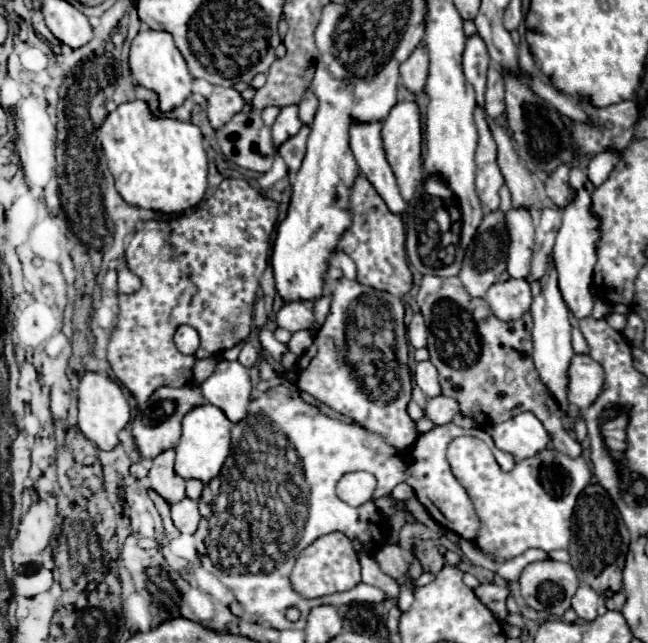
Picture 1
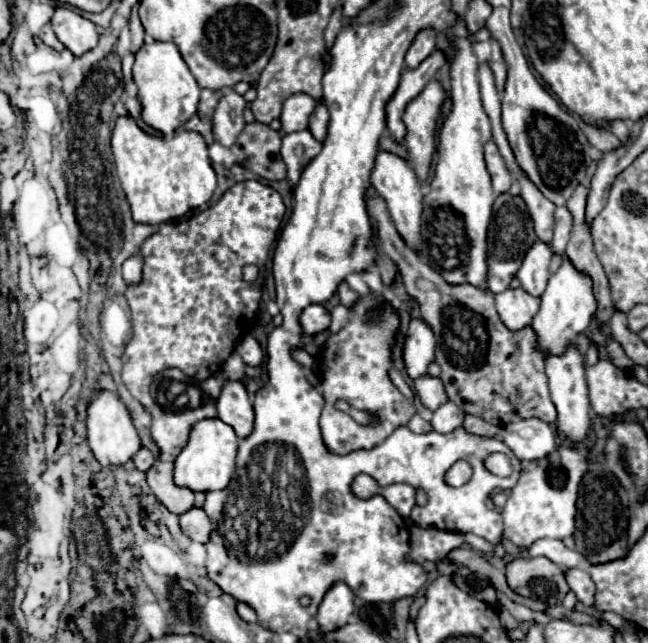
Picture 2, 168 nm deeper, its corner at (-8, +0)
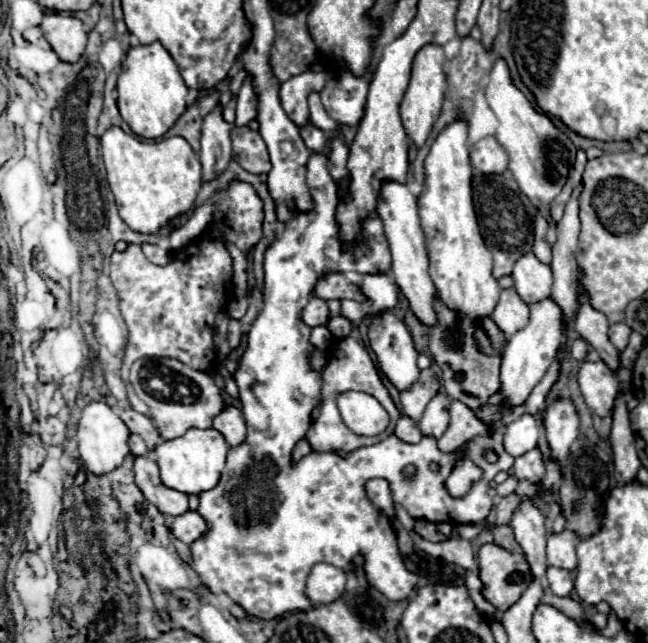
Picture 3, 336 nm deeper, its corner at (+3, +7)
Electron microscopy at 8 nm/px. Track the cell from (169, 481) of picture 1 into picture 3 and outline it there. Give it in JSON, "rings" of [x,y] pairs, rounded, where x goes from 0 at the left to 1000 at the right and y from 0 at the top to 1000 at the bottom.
{"rings":[[[224,709],[208,712],[208,753],[221,765],[221,771],[252,799],[279,802],[292,793],[289,768],[258,759],[245,743],[242,722],[227,715]]]}

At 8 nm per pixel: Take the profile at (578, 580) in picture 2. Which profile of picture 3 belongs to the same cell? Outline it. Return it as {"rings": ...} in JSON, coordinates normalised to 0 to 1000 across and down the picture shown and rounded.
{"rings":[[[869,824],[863,830],[850,827],[844,837],[844,877],[884,886],[890,880],[890,862],[887,862],[890,843],[894,834],[881,824]]]}

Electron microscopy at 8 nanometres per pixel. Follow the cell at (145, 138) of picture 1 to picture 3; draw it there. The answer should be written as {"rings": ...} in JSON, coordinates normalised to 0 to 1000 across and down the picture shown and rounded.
{"rings":[[[174,196],[156,212],[156,240],[184,336],[202,358],[242,364],[261,342],[298,327],[310,292],[310,255],[285,215],[215,218]]]}

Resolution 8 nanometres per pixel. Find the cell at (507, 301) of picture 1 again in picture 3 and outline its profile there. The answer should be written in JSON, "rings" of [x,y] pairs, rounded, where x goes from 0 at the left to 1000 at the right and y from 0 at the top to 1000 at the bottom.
{"rings":[[[795,448],[773,454],[770,473],[761,485],[761,501],[776,513],[779,523],[792,523],[816,501],[816,476],[798,460]]]}

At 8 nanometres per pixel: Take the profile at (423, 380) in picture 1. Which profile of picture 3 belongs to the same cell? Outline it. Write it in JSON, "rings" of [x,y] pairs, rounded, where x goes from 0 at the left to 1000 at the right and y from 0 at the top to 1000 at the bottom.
{"rings":[[[665,572],[650,575],[650,585],[637,597],[637,603],[619,610],[619,644],[631,647],[637,656],[647,656],[656,631],[674,610],[677,610],[677,591],[671,579]]]}

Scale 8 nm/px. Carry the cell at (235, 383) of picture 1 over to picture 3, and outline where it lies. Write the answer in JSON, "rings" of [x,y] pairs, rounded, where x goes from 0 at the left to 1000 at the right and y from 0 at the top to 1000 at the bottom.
{"rings":[[[350,631],[350,635],[329,653],[329,666],[344,675],[347,687],[350,687],[356,697],[375,691],[378,672],[381,672],[378,653],[375,653],[372,641],[369,641],[363,631]]]}

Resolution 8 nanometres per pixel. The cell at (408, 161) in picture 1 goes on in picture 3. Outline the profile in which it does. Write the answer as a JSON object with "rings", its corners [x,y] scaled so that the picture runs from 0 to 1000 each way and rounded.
{"rings":[[[656,68],[656,75],[650,75],[644,81],[644,87],[637,90],[634,128],[631,128],[631,137],[628,137],[622,159],[619,159],[619,187],[628,202],[628,212],[644,227],[656,224],[656,218],[671,193],[671,184],[681,174],[681,162],[684,162],[684,149],[687,149],[687,112],[684,112],[687,93],[690,93],[687,81],[674,68]]]}

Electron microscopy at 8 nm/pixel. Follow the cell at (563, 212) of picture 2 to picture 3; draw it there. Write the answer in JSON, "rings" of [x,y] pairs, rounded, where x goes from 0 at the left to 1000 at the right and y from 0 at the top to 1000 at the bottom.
{"rings":[[[878,283],[878,286],[866,295],[866,302],[853,311],[853,317],[850,317],[850,339],[853,339],[853,345],[856,345],[856,348],[866,342],[869,327],[872,327],[872,317],[875,317],[875,314],[878,314],[878,308],[881,308],[881,299],[884,299],[884,286]]]}

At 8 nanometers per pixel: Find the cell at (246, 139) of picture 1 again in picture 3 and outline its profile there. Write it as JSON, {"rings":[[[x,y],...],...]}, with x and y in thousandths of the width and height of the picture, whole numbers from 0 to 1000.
{"rings":[[[381,196],[356,202],[360,218],[360,246],[387,271],[412,271],[418,261],[409,221],[400,205],[384,202]]]}

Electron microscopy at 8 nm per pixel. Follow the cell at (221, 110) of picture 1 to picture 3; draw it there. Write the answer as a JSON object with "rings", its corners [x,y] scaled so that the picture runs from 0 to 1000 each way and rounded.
{"rings":[[[335,165],[313,187],[313,212],[310,212],[310,236],[307,252],[313,258],[313,283],[326,283],[338,277],[356,252],[356,193],[350,193],[341,180],[344,168]]]}

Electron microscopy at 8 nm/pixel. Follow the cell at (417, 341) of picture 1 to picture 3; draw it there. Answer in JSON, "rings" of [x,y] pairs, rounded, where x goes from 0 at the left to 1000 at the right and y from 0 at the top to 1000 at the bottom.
{"rings":[[[588,485],[582,491],[576,491],[569,498],[569,535],[573,535],[573,544],[579,547],[582,554],[582,566],[588,572],[588,579],[600,588],[600,594],[616,607],[631,607],[640,594],[644,594],[644,585],[647,585],[647,572],[644,572],[644,544],[640,544],[640,535],[637,535],[637,526],[625,507],[622,498],[616,498],[606,485]]]}

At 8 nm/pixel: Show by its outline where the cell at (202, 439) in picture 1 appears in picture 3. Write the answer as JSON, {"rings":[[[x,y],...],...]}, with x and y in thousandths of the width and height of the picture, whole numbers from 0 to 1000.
{"rings":[[[295,666],[276,681],[252,684],[245,694],[239,694],[239,703],[242,703],[242,725],[248,731],[248,750],[258,759],[285,768],[310,768],[316,762],[326,762],[338,750],[353,694],[332,666],[319,666],[319,669]]]}

